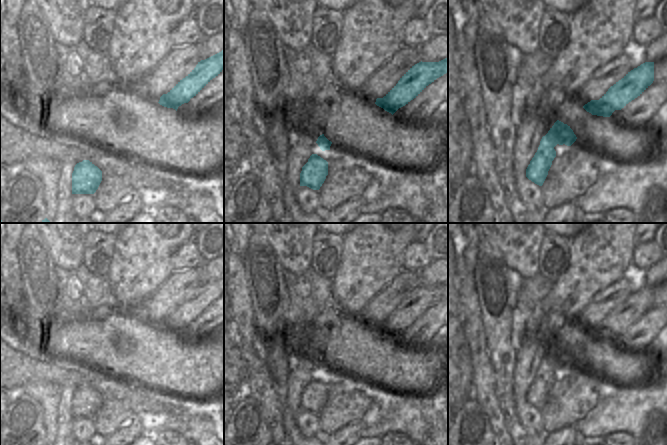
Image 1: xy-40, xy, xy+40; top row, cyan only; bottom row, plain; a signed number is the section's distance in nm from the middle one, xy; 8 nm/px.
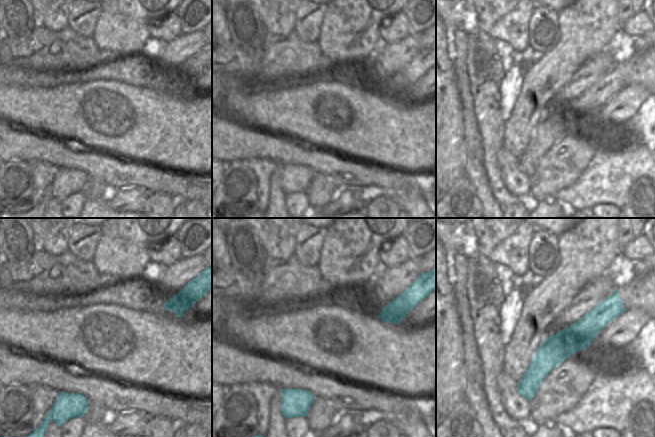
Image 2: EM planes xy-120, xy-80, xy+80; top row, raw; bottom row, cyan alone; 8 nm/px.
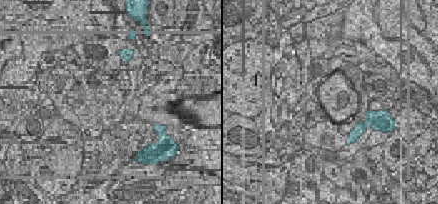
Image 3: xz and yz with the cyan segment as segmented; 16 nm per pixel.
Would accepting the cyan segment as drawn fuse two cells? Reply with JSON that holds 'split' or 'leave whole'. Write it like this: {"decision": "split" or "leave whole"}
{"decision": "split"}

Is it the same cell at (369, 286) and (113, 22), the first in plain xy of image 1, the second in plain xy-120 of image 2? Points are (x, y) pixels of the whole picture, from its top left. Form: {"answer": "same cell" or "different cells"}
{"answer": "same cell"}

